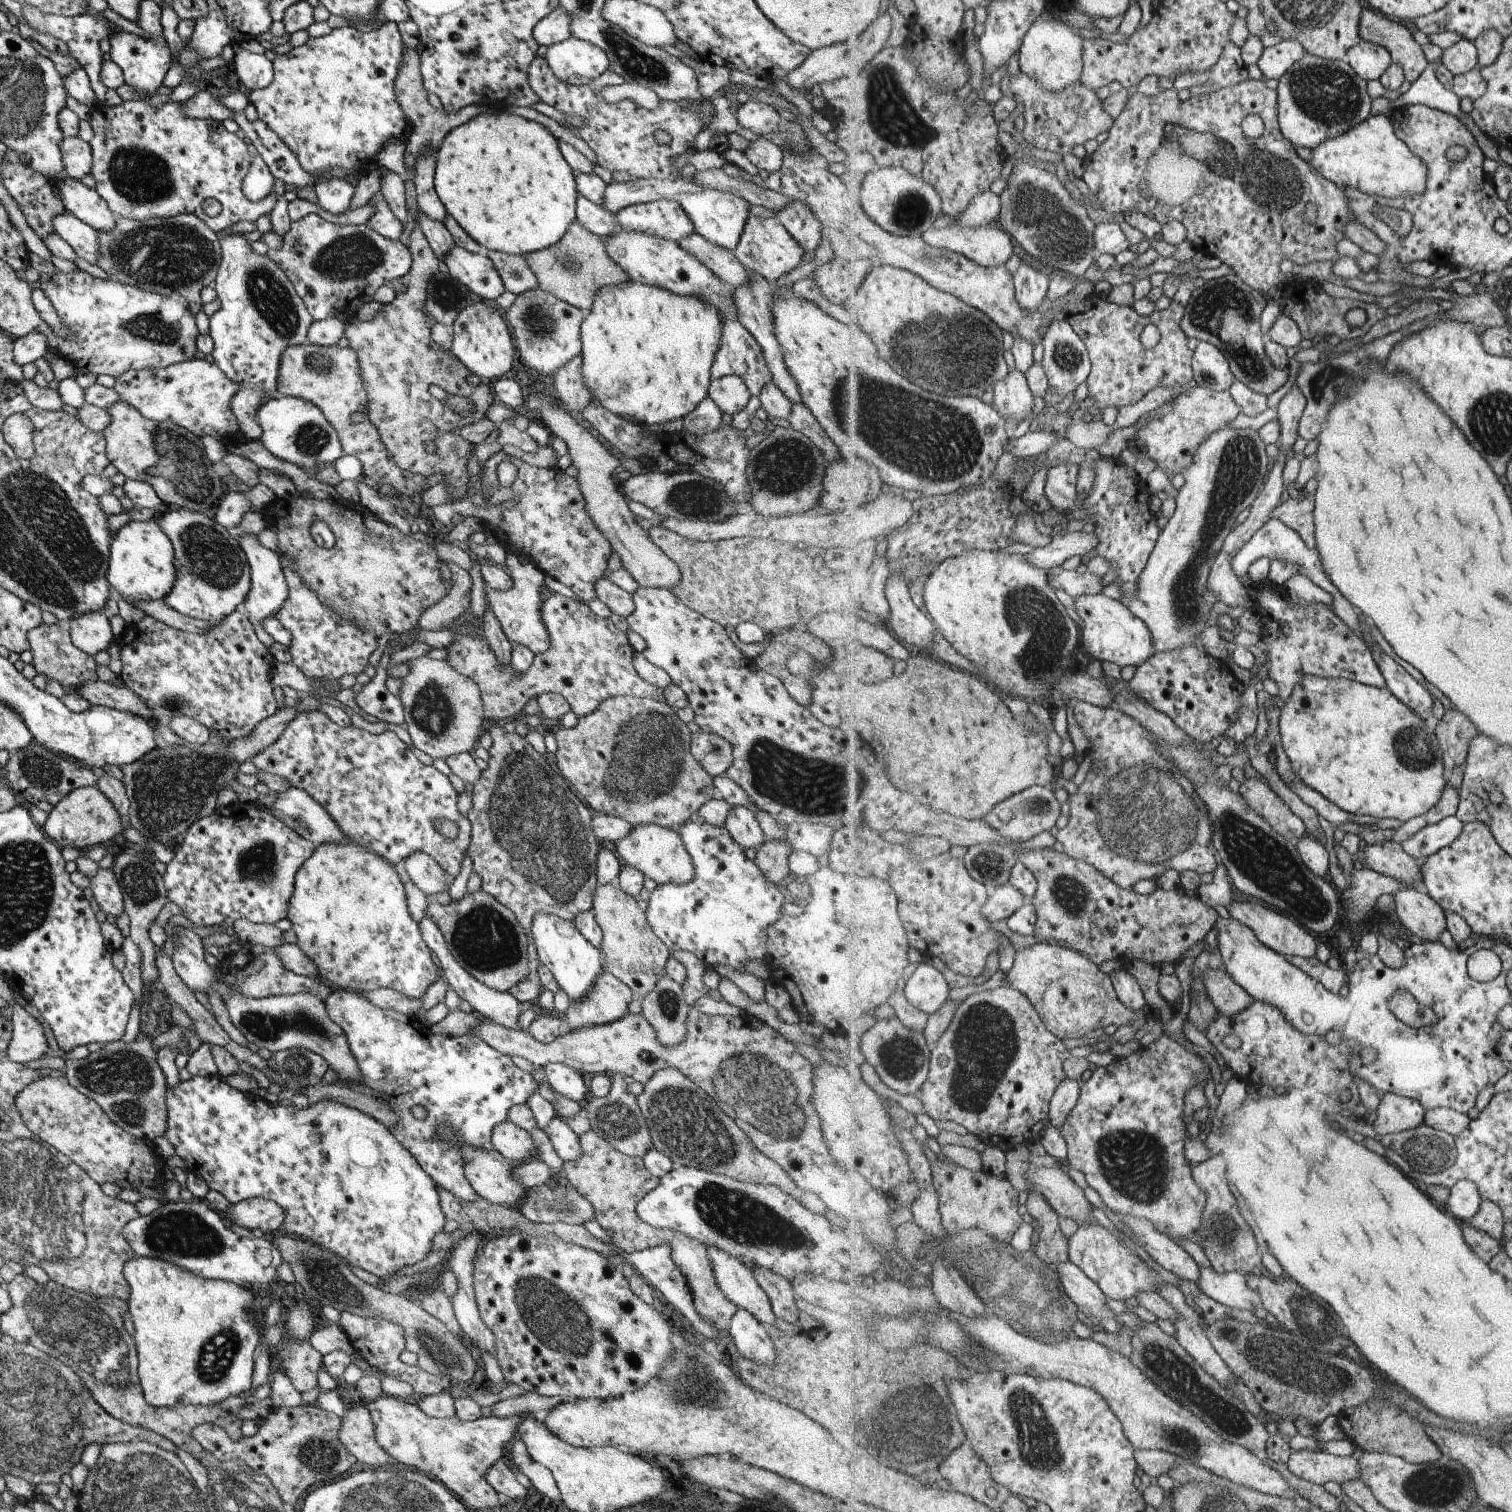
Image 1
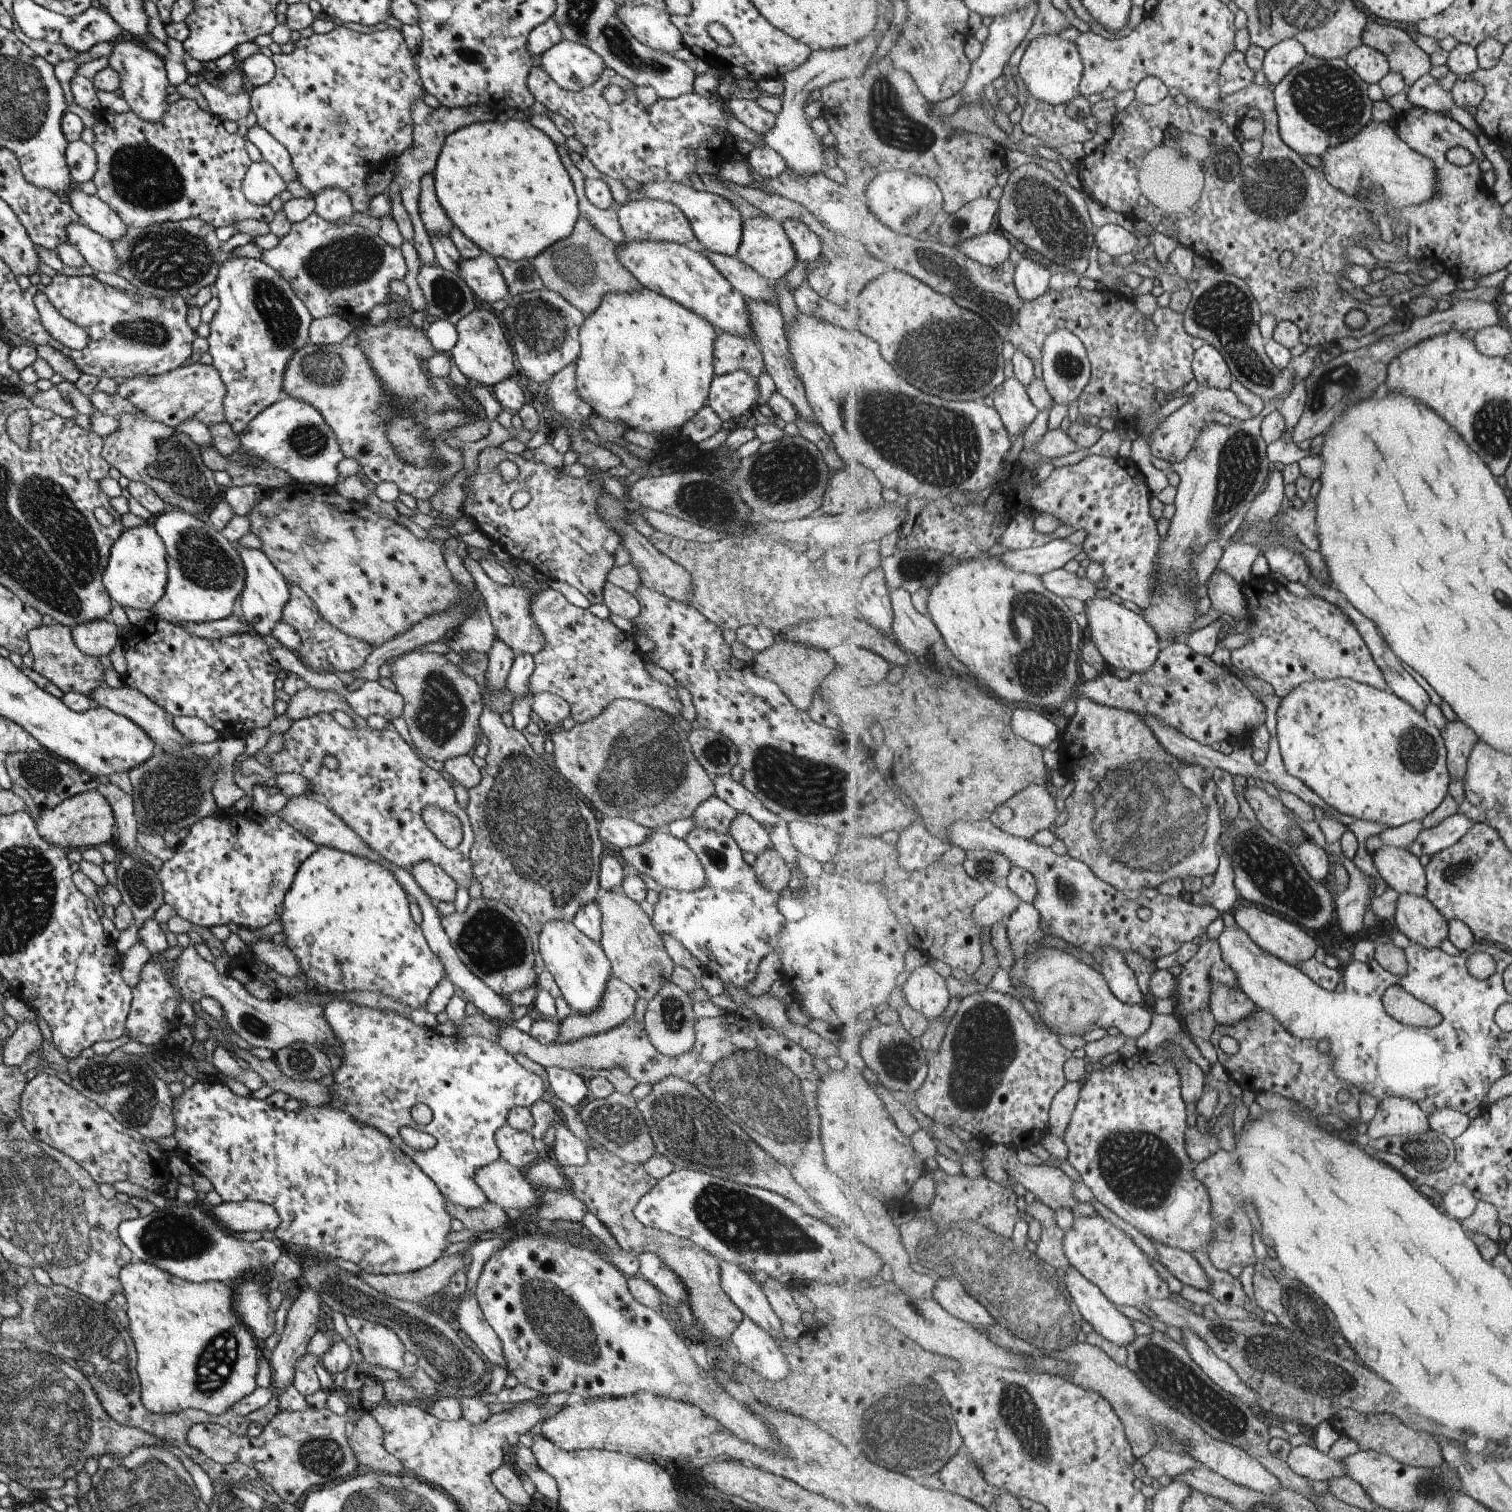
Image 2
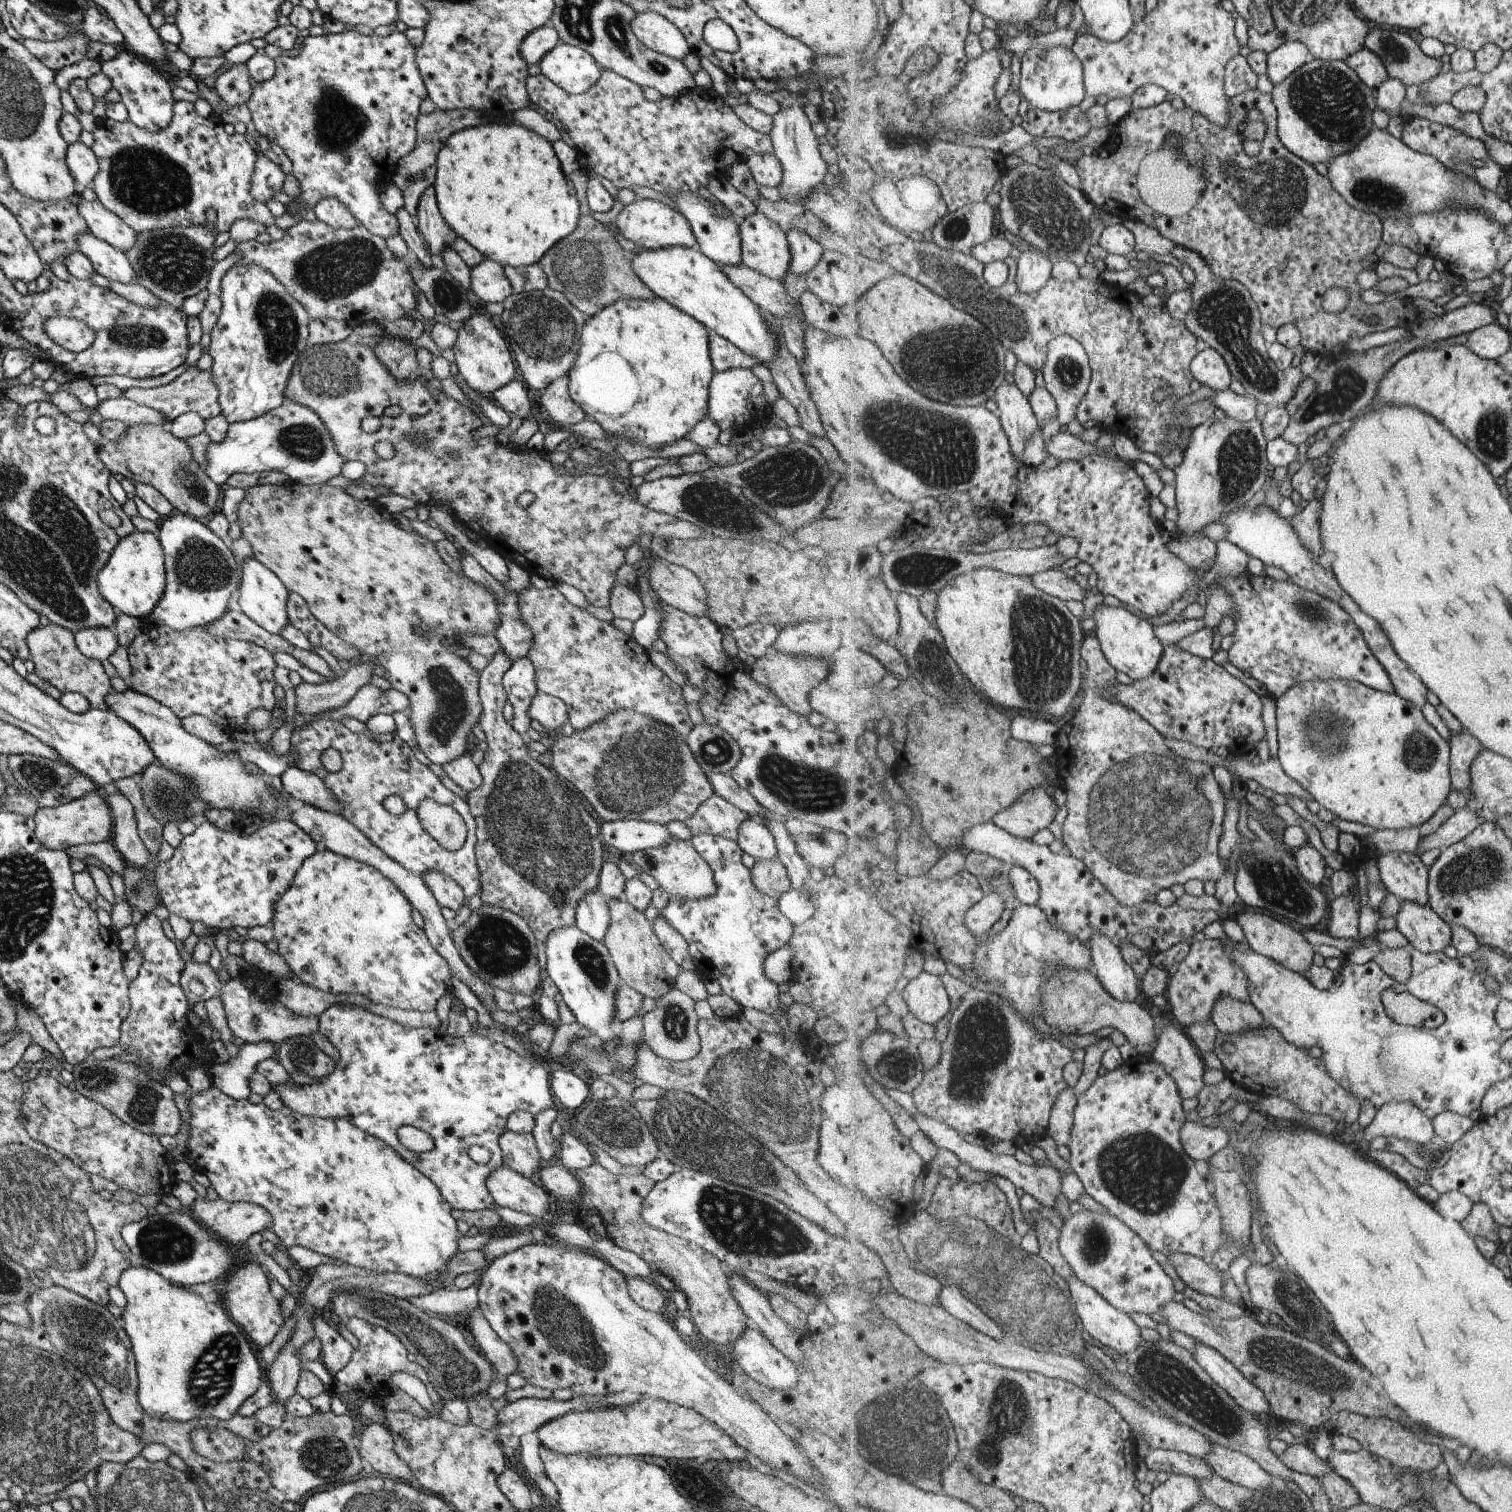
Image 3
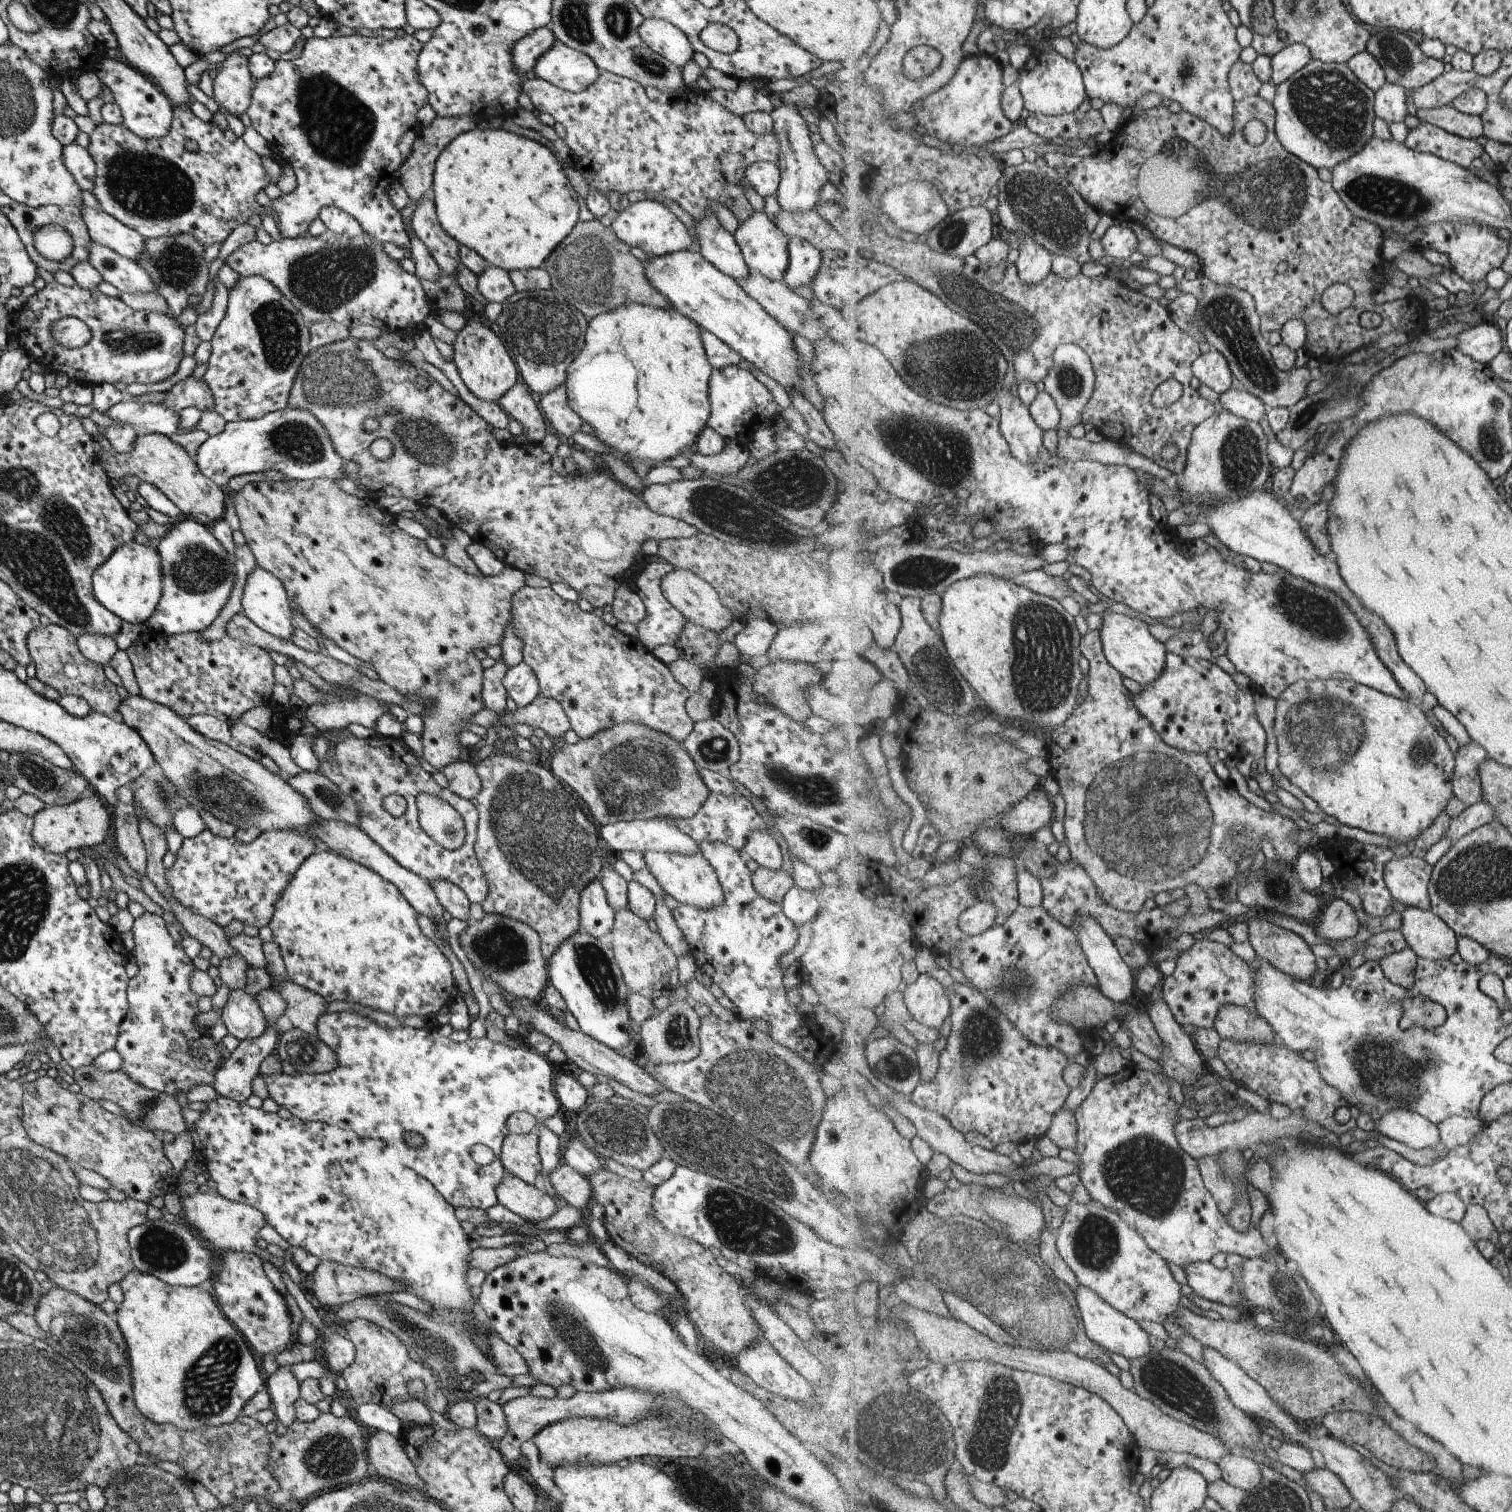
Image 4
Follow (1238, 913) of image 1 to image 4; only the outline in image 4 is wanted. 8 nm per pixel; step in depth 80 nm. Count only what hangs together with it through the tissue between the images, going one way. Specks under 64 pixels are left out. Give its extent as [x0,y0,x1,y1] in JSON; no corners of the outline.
[1246,918,1318,981]

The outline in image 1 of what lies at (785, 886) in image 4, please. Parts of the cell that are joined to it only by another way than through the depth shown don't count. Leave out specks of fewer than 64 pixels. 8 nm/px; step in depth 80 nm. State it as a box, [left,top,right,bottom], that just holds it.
[754,840,790,886]

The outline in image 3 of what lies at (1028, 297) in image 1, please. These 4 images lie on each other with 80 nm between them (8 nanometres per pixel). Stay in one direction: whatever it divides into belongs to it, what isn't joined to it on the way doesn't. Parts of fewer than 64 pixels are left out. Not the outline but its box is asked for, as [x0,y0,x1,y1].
[1016,246,1053,294]

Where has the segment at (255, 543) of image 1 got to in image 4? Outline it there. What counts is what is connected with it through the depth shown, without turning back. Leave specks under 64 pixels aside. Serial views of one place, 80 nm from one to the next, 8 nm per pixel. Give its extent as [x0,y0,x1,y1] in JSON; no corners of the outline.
[240,565,293,639]

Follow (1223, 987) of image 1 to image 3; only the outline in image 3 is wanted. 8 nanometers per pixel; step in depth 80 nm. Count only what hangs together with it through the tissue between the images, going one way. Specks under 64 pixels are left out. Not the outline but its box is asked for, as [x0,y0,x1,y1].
[1212,996,1265,1033]

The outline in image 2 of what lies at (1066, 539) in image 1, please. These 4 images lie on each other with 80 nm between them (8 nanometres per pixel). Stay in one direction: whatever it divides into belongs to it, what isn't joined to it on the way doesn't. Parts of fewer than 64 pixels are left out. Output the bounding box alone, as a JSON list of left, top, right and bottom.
[997,539,1083,574]

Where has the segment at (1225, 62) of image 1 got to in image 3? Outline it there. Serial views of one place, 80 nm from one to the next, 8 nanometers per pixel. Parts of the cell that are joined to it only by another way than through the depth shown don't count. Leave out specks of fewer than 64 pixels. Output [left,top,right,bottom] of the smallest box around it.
[1226,56,1259,97]

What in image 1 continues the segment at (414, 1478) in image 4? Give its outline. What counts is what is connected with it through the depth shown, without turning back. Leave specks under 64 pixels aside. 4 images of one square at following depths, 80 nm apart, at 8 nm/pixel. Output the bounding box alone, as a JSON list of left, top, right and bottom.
[339,1403,396,1468]

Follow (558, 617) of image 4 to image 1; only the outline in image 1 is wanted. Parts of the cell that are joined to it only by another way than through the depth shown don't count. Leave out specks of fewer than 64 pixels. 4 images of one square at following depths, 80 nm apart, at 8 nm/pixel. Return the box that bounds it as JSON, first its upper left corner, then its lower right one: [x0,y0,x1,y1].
[448,593,665,723]

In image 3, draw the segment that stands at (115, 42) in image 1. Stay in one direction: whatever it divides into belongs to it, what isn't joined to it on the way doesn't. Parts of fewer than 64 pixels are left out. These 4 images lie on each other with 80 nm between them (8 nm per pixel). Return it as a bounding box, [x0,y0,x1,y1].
[101,50,172,131]

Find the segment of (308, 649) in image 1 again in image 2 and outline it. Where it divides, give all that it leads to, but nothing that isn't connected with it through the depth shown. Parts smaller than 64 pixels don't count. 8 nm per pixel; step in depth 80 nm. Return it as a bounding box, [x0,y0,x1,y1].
[281,585,372,675]

